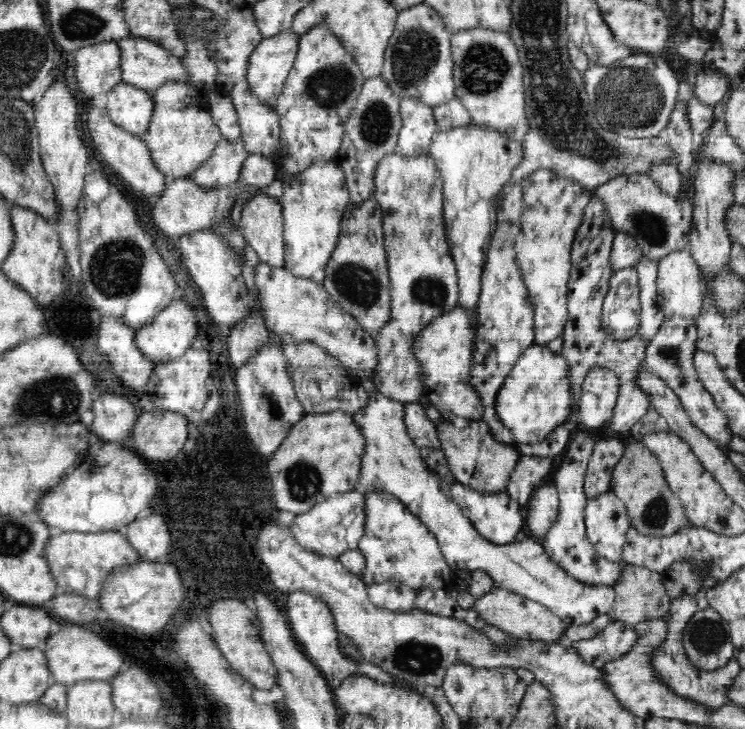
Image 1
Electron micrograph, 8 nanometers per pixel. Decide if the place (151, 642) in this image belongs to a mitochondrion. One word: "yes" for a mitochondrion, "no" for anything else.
no

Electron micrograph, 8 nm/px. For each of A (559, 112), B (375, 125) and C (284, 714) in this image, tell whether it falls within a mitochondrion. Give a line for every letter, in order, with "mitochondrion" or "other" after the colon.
A: mitochondrion
B: mitochondrion
C: other

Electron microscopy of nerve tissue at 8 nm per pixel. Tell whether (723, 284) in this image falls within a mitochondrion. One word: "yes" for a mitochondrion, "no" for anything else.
no

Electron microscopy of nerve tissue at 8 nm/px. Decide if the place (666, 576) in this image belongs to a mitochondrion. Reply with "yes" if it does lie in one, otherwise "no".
no

